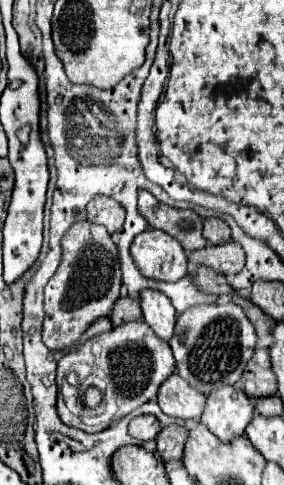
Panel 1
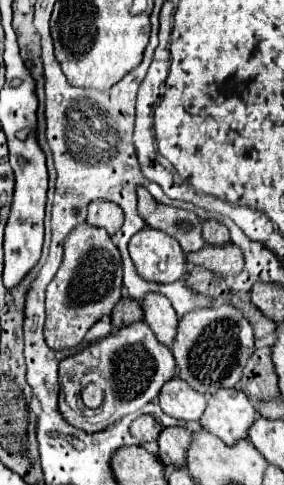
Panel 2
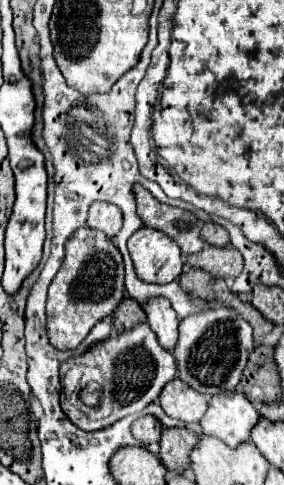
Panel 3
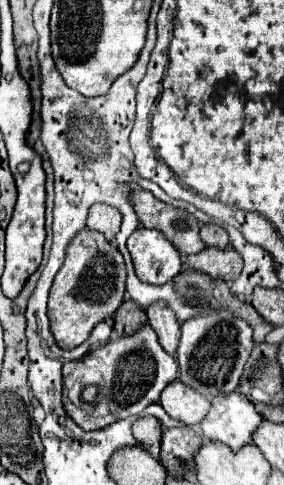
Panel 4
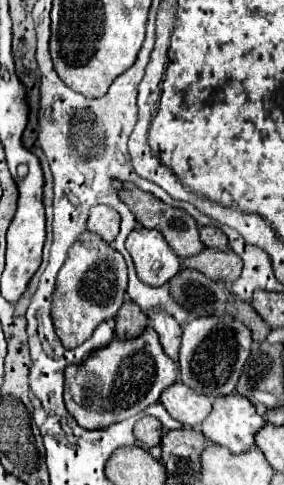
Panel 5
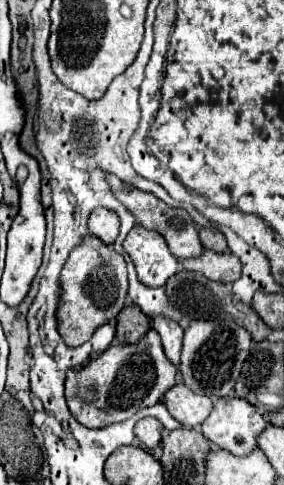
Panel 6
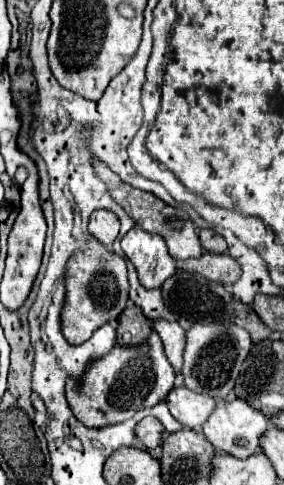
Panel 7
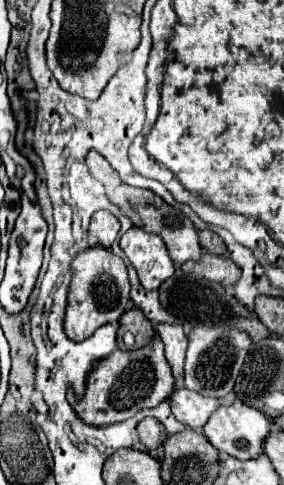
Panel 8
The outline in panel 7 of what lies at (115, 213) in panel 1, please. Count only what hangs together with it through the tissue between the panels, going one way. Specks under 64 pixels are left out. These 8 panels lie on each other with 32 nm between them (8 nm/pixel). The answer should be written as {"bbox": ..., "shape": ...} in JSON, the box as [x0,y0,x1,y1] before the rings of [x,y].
{"bbox":[88,210,120,246],"shape":[[[94,210],[90,216],[88,232],[96,240],[100,240],[104,246],[112,246],[120,230],[120,220],[116,218],[114,212],[108,210]]]}

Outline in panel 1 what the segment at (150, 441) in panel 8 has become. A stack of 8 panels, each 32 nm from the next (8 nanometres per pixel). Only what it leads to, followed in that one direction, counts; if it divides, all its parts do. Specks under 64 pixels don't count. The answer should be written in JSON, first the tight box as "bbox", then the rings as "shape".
{"bbox":[128,416,160,442],"shape":[[[136,416],[132,418],[130,426],[128,426],[128,432],[140,440],[140,442],[146,442],[146,440],[154,440],[160,432],[160,422],[154,418],[154,416]]]}

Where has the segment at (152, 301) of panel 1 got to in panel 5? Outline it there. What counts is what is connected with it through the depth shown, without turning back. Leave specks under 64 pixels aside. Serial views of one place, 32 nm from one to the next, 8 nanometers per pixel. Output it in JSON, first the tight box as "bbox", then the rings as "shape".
{"bbox":[148,310,182,360],"shape":[[[150,310],[148,320],[150,326],[158,332],[164,352],[176,360],[176,352],[180,350],[180,332],[182,332],[180,324],[174,320],[174,316],[170,316],[164,310]]]}

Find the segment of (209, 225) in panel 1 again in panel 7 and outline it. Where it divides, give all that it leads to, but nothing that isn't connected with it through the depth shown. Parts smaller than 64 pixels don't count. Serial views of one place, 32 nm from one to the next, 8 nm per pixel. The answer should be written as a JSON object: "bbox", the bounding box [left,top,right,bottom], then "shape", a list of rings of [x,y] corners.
{"bbox":[200,228,228,254],"shape":[[[210,228],[200,230],[200,242],[202,242],[202,248],[204,248],[204,250],[208,250],[208,252],[228,254],[226,240],[224,240],[218,232],[214,232],[214,230],[210,230]]]}

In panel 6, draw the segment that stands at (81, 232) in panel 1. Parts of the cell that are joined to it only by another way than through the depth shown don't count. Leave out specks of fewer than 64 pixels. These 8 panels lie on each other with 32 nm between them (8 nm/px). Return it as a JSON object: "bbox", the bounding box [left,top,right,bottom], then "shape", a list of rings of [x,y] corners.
{"bbox":[56,234,128,348],"shape":[[[86,234],[82,244],[78,244],[70,252],[60,272],[60,296],[58,296],[56,320],[64,344],[70,348],[80,346],[86,340],[90,340],[90,336],[98,326],[106,324],[108,320],[114,320],[126,302],[126,292],[128,292],[128,278],[124,258],[94,234]]]}

